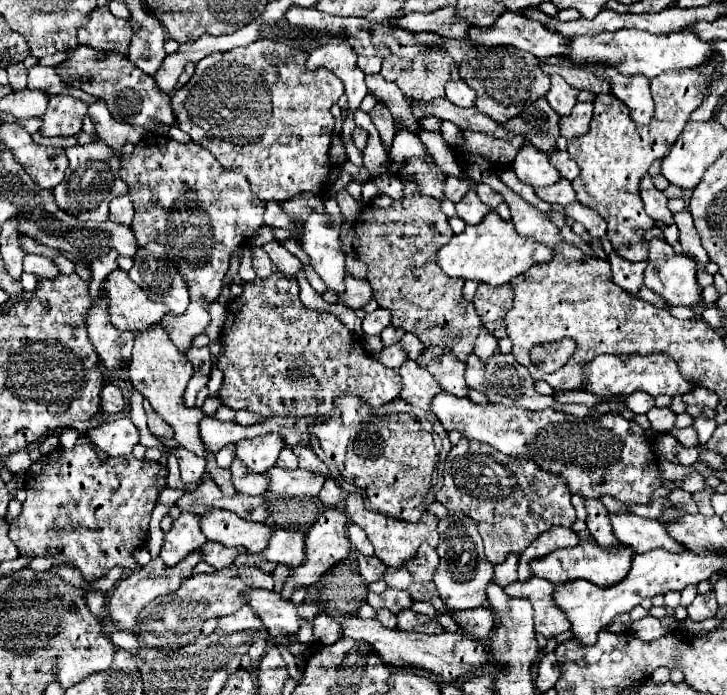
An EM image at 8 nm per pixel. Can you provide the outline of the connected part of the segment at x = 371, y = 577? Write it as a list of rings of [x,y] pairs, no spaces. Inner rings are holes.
[[[356,554],[356,566],[358,566],[358,572],[360,576],[370,584],[378,578],[382,578],[384,570],[386,570],[386,564],[382,564],[376,556],[364,556],[364,554]]]

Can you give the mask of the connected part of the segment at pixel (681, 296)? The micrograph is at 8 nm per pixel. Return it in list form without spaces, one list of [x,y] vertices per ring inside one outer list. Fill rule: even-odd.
[[[652,238],[648,242],[648,266],[644,270],[644,284],[674,306],[692,306],[700,302],[700,286],[696,282],[696,264],[686,254],[676,254],[672,246],[662,238]]]

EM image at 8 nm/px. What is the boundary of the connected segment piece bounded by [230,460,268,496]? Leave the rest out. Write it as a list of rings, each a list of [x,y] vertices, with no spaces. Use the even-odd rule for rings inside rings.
[[[238,460],[232,462],[230,470],[232,470],[232,484],[234,484],[236,492],[248,494],[248,496],[256,496],[256,494],[266,492],[266,488],[268,488],[266,474],[254,476],[254,472],[246,472],[246,468],[242,468],[242,464],[238,464]],[[238,470],[244,470],[244,480],[242,480],[242,472],[238,472]]]

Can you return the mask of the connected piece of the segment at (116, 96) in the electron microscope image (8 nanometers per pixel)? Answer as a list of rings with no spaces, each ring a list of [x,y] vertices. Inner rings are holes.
[[[78,46],[68,50],[68,58],[54,66],[56,74],[62,82],[66,82],[72,88],[80,88],[86,94],[92,94],[96,98],[104,98],[110,106],[112,116],[118,120],[126,120],[128,124],[136,124],[142,128],[152,128],[158,122],[174,124],[174,114],[170,108],[170,96],[158,90],[152,76],[146,76],[144,72],[138,72],[134,64],[126,56],[118,56],[118,52],[104,52],[88,46]],[[80,78],[90,78],[88,82],[82,82]]]

